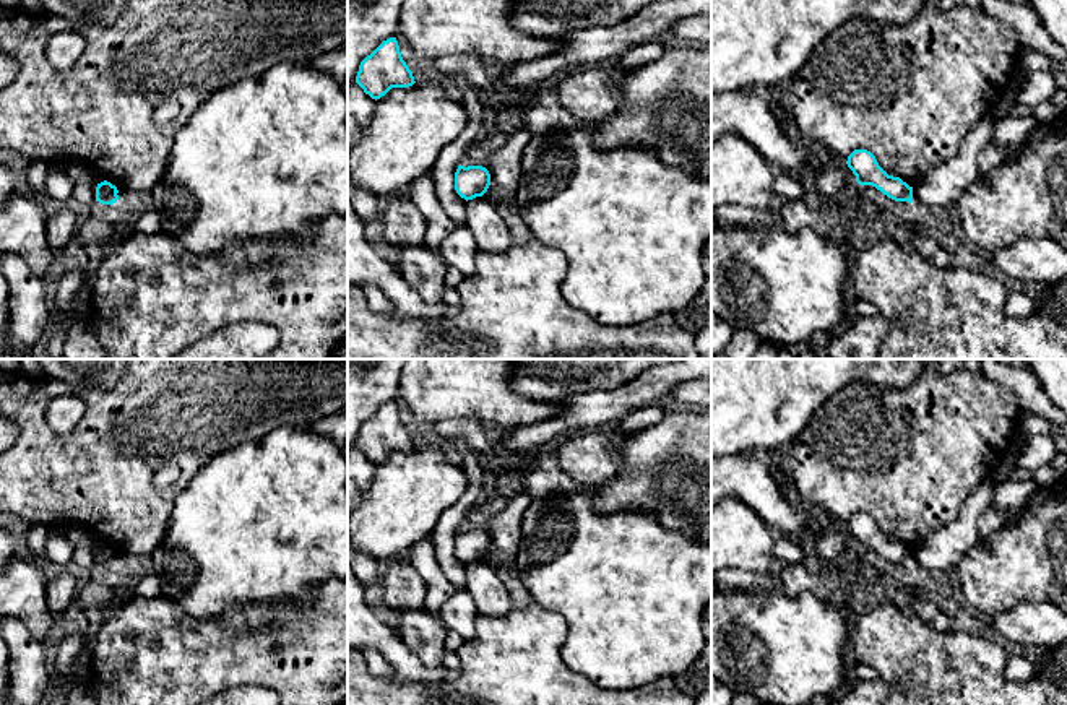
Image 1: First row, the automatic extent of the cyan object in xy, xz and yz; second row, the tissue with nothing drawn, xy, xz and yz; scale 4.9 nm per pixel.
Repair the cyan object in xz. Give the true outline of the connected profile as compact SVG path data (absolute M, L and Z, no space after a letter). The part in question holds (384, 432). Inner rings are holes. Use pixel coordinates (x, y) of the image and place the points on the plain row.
M396 401L383 404L361 426L356 447L375 465L391 452L409 452L416 447Z

